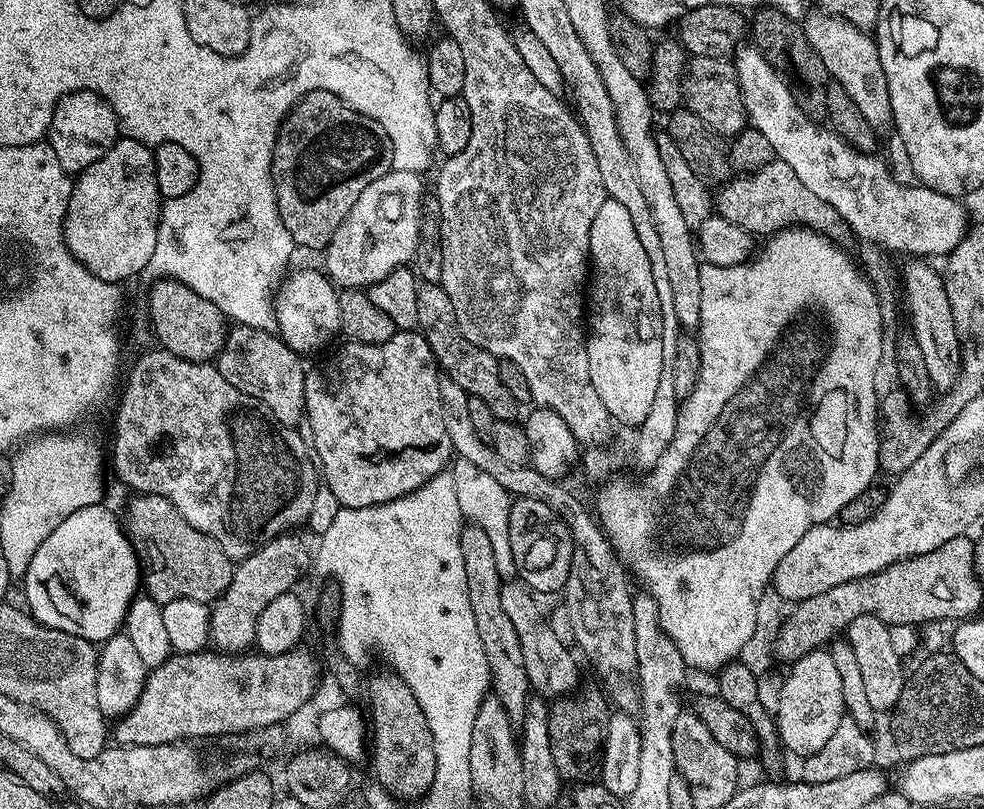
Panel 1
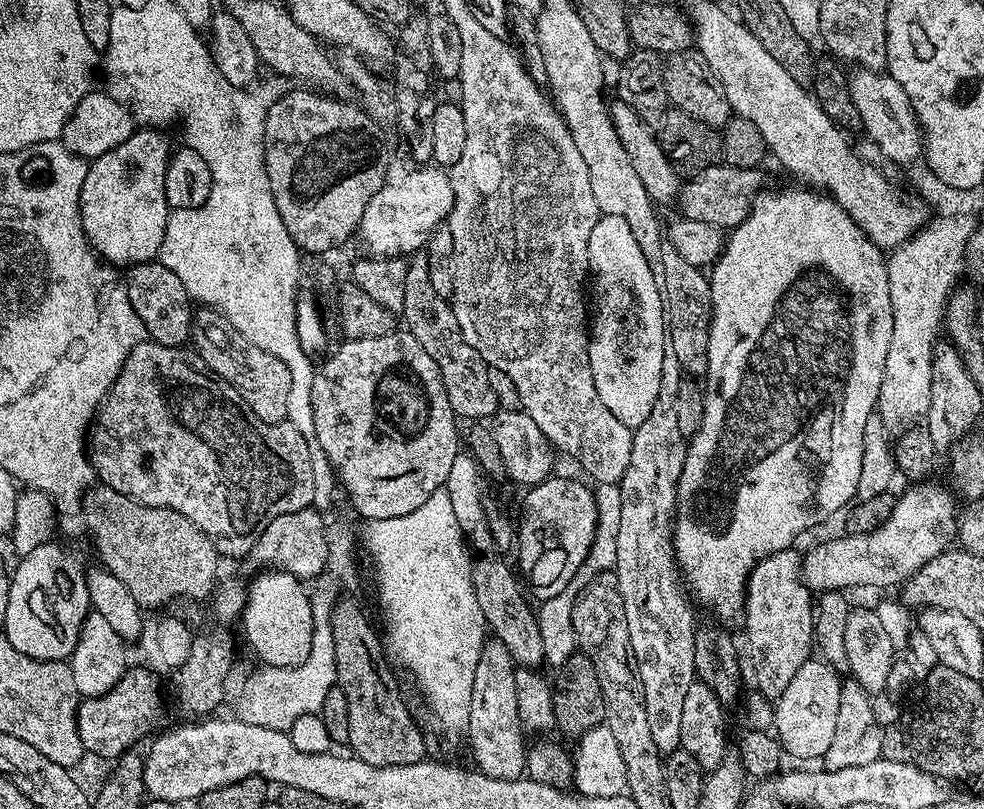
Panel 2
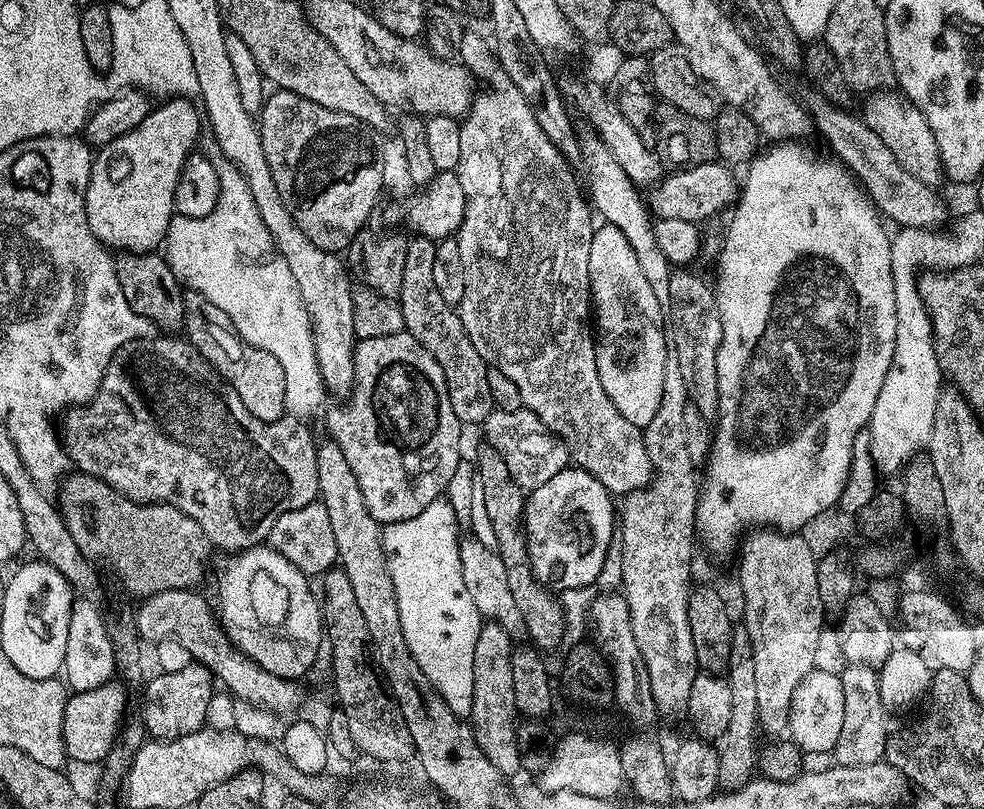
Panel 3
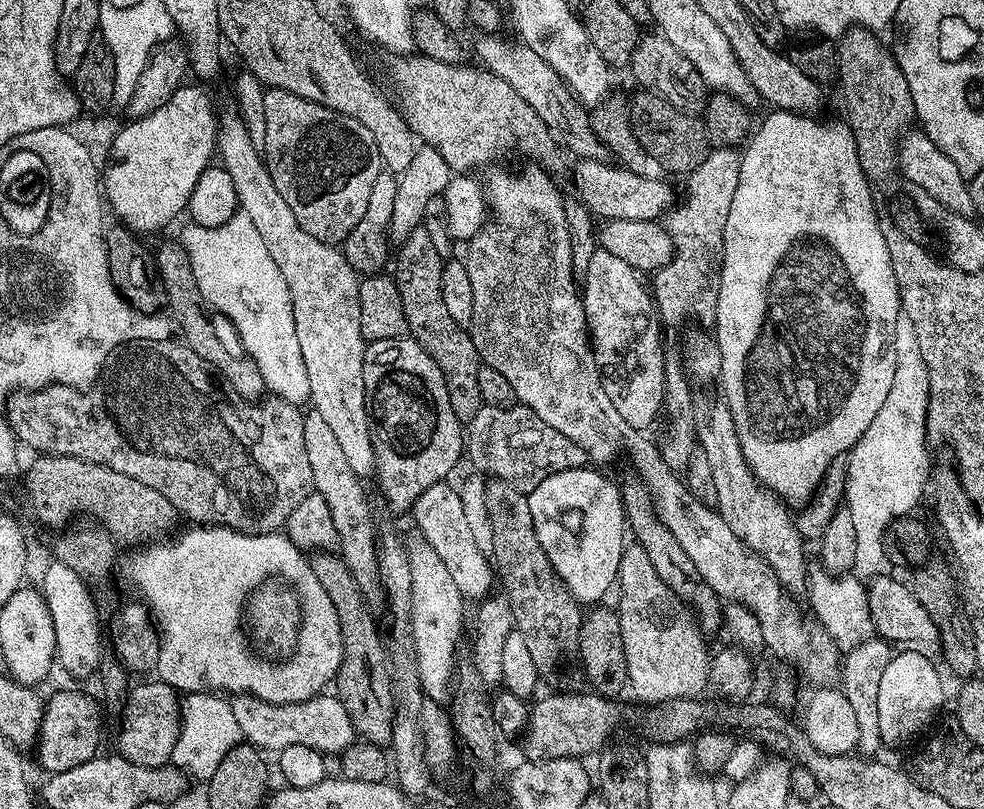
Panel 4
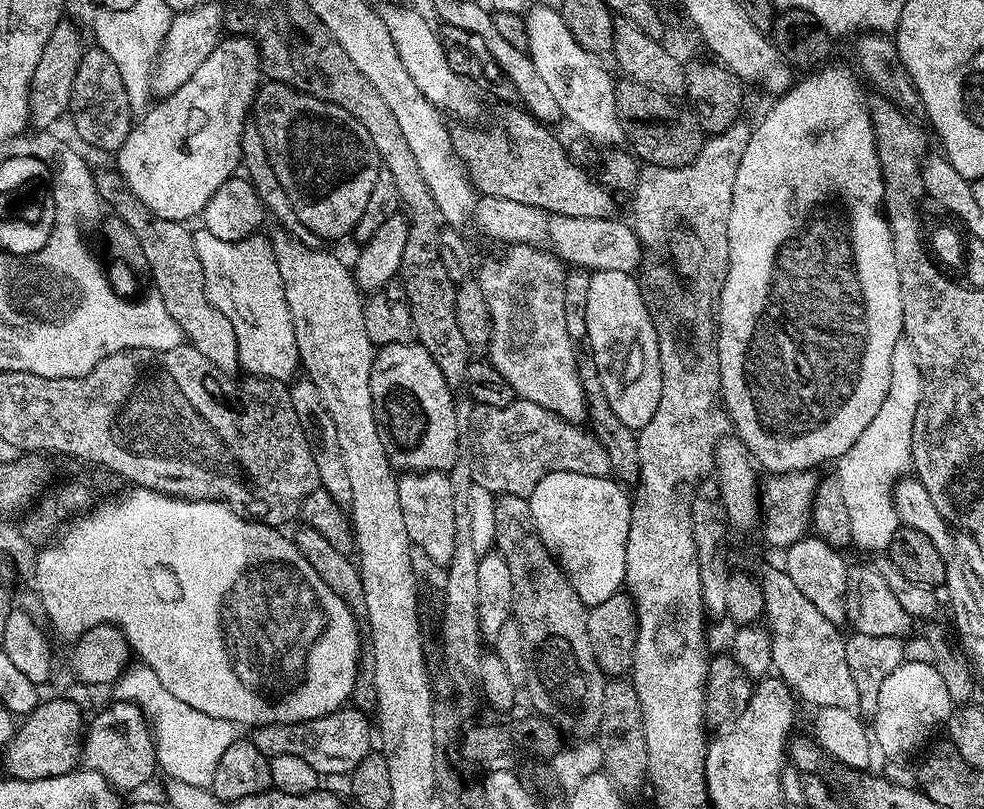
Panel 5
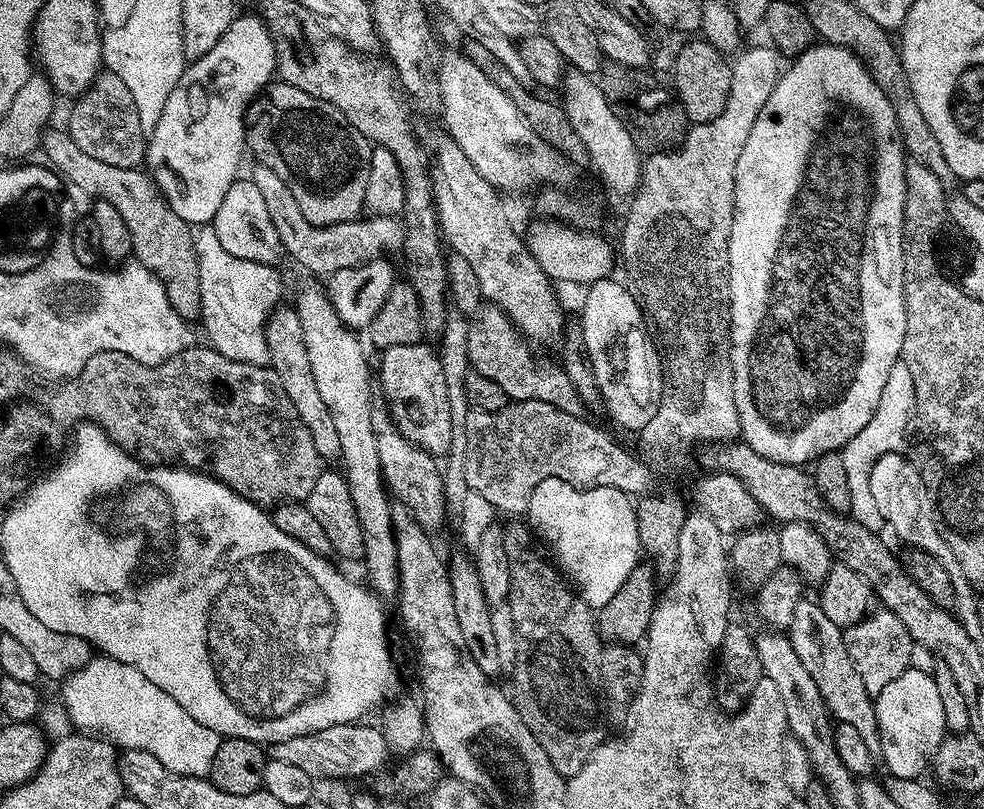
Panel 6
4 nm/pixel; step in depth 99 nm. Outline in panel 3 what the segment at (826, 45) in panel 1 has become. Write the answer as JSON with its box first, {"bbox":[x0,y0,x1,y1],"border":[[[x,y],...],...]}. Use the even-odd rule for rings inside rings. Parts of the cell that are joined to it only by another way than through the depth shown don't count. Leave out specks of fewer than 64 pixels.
{"bbox":[862,90,946,189],"border":[[[896,90],[877,93],[869,100],[871,101],[865,104],[864,112],[862,111],[866,126],[870,126],[870,130],[874,130],[878,138],[882,138],[882,143],[889,148],[890,154],[898,158],[902,170],[914,174],[918,182],[926,182],[926,186],[939,189],[946,180],[944,167],[938,142],[934,142],[934,130],[930,130],[930,122],[926,122],[922,110],[918,110],[914,102],[910,102],[907,96]]]}

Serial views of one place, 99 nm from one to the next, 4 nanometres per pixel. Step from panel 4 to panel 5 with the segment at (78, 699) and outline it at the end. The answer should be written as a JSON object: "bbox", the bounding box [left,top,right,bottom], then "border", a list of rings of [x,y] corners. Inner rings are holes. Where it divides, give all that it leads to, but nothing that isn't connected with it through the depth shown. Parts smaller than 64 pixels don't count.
{"bbox":[3,699,82,780],"border":[[[45,699],[36,705],[29,716],[19,721],[18,727],[12,733],[7,748],[3,749],[4,768],[9,777],[14,780],[37,780],[50,778],[58,774],[66,774],[77,767],[81,757],[82,748],[72,736],[64,733],[64,708],[65,701]]]}

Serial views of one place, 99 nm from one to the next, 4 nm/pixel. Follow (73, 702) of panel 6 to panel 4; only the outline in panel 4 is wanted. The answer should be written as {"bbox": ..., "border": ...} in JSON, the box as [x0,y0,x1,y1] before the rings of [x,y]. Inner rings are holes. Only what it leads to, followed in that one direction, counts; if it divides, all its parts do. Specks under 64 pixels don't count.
{"bbox":[171,690,242,782],"border":[[[212,690],[187,693],[179,701],[179,706],[180,733],[176,739],[176,745],[172,747],[171,763],[189,777],[197,776],[197,781],[206,782],[212,777],[214,770],[218,770],[218,762],[222,762],[222,758],[226,756],[235,744],[241,743],[242,737],[238,726],[238,718],[234,718],[234,710],[231,703],[223,695],[217,694]]]}

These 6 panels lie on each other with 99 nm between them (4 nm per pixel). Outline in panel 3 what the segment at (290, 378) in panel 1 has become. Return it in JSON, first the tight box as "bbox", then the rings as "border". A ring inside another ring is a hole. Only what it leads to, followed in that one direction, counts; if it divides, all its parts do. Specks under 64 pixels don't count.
{"bbox":[182,290,286,424],"border":[[[191,290],[184,294],[182,332],[188,343],[196,347],[200,357],[215,368],[218,375],[232,387],[234,394],[238,394],[238,398],[242,398],[242,406],[246,406],[246,410],[250,410],[254,418],[269,424],[285,416],[286,378],[274,354],[266,354],[266,350],[258,350],[258,346],[246,343],[236,333],[236,327],[230,322],[230,318],[226,318],[226,314],[218,310],[218,306]]]}

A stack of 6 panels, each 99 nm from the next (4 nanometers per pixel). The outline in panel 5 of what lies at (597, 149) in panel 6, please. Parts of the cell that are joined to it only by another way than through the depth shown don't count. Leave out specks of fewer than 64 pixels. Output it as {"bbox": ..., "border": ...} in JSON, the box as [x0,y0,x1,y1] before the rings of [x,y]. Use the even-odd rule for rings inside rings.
{"bbox":[524,4,621,144],"border":[[[544,4],[538,5],[537,8],[529,7],[524,16],[524,29],[528,39],[526,51],[532,57],[538,74],[549,87],[552,103],[558,109],[559,115],[561,112],[582,135],[589,136],[596,144],[621,143],[620,119],[616,117],[616,84],[611,74],[604,69],[605,61],[601,57],[590,54],[580,45],[557,9],[555,12]]]}

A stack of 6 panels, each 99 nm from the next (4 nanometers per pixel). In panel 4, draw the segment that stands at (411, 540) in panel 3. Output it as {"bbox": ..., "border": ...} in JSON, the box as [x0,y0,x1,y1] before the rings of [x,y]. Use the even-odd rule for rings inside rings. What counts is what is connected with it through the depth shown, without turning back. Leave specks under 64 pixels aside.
{"bbox":[408,542,466,701],"border":[[[417,542],[408,548],[410,578],[412,579],[412,614],[410,617],[410,648],[416,651],[414,663],[416,674],[420,677],[420,688],[429,700],[445,701],[454,683],[458,655],[456,647],[460,644],[461,623],[466,601],[460,595],[450,570],[442,563],[442,558],[434,554],[429,544]]]}

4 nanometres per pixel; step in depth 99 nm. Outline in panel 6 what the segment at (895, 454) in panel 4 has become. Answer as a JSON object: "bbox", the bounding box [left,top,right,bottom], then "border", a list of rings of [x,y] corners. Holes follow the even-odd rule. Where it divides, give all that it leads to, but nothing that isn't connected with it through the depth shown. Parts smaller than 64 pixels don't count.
{"bbox":[840,362,914,530],"border":[[[898,362],[894,366],[890,366],[890,375],[886,377],[886,386],[882,389],[882,398],[878,398],[878,410],[874,410],[870,422],[866,422],[866,426],[862,426],[862,430],[858,434],[854,434],[854,438],[850,438],[850,442],[846,442],[846,446],[840,452],[842,463],[846,465],[846,483],[850,485],[850,515],[862,526],[873,530],[880,530],[880,528],[885,527],[882,514],[874,502],[874,494],[870,494],[870,470],[874,466],[874,462],[878,462],[878,458],[882,458],[882,454],[898,452],[905,447],[906,437],[909,435],[912,423],[913,410],[914,380],[904,363]]]}

